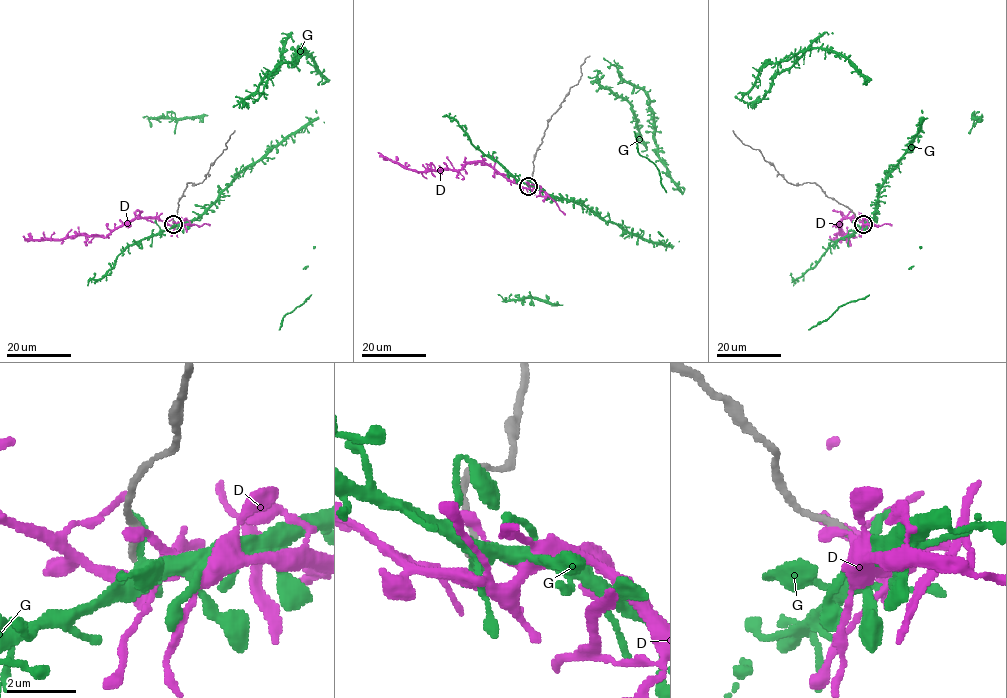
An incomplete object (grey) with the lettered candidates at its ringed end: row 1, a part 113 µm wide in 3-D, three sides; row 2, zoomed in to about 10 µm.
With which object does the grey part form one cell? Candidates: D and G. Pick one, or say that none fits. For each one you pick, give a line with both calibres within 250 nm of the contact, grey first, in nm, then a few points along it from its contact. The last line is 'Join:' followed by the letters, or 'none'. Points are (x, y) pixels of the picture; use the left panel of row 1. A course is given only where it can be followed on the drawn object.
Join: none

